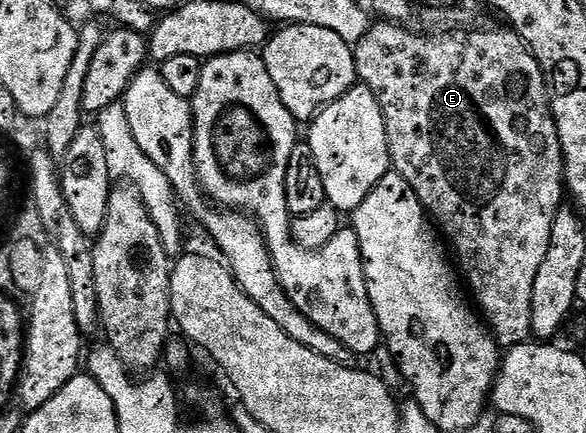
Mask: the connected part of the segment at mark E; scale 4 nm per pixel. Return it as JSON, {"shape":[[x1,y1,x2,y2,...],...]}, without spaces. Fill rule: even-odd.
{"shape":[[385,19,377,22,377,25,376,22,369,24,364,38,355,42,356,75,363,85,370,87,370,91,374,91,374,99,378,99,382,107,392,169,398,175,402,175,402,179,406,179,410,187,414,187,418,199,424,204,424,212,434,222,435,228,442,234,443,240,447,242,450,249,452,244,451,252,453,254,456,252,460,256,459,268,462,270,467,292,468,289,472,292,471,300,482,314,492,336,496,338,497,345,501,347,523,345,529,340,532,332,530,295,534,291,534,279,538,276,538,267,542,267,542,259,546,259,546,251,550,247,554,219,562,208,560,200,565,200,566,197,564,157,556,134,556,124,553,123,552,115,548,112,548,93,544,88,542,71,534,55,524,44,524,40,511,31,505,31,505,33,453,31,441,32,439,35,425,35,423,32,413,32,409,28]]}

